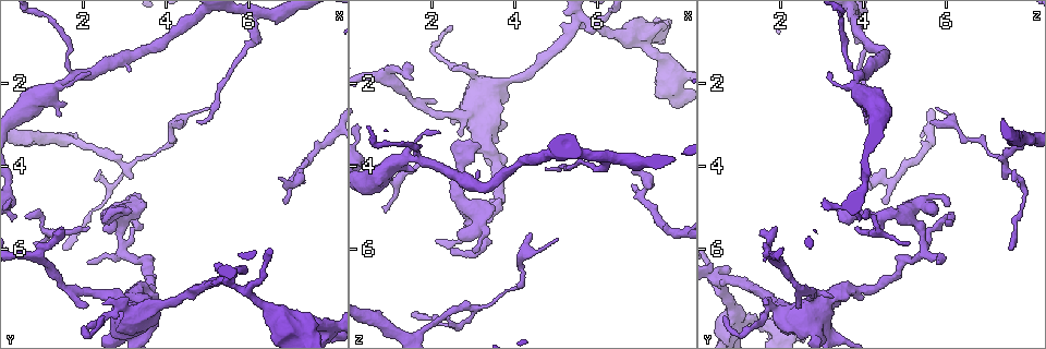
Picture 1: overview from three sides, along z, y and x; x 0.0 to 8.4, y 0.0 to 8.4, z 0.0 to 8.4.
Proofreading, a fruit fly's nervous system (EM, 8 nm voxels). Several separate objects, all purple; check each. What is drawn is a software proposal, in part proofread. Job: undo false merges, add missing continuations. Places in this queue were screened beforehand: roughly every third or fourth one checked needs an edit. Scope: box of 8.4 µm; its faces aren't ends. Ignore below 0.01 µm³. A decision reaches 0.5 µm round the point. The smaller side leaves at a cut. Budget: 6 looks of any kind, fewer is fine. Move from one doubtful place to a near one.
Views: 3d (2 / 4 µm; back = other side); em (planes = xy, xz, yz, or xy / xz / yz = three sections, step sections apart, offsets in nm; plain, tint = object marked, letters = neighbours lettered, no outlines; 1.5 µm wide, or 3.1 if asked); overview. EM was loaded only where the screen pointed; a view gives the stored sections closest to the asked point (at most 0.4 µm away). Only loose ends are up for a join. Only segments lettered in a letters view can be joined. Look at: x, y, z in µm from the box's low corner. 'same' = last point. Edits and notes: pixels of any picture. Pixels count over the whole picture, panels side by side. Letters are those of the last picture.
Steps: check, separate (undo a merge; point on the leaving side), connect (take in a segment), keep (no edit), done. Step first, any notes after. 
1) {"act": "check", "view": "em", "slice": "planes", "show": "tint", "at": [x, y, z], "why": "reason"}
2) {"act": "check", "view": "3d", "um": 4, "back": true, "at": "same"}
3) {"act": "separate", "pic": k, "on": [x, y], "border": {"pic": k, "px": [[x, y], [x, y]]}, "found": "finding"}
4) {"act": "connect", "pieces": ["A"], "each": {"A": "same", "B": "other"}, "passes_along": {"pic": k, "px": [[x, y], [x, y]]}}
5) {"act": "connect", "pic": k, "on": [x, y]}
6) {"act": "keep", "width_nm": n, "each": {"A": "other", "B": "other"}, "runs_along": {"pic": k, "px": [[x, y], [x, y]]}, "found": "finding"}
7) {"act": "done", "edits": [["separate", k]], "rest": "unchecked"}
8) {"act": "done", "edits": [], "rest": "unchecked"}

{"act": "check", "view": "em", "slice": "planes", "show": "letters", "at": [0.95, 5.95, 5.05], "why": "thin end"}

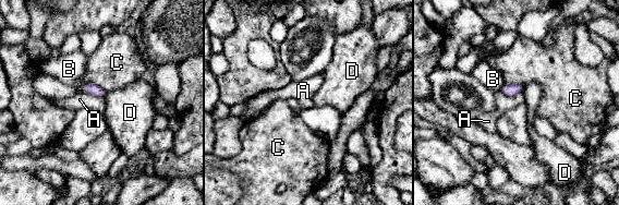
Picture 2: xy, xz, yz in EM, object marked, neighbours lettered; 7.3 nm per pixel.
{"act": "keep", "width_nm": 90, "each": {"A": "other", "B": "other", "C": "other", "D": "other"}, "border": {"pic": 2, "px": [[81, 89], [104, 97]]}, "found": "no lettered segment goes on from it"}

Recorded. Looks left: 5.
{"act": "check", "view": "em", "slice": "yz", "step": 8, "show": "tint", "at": [1.80, 1.80, 3.90], "why": "small branch off a trunk"}

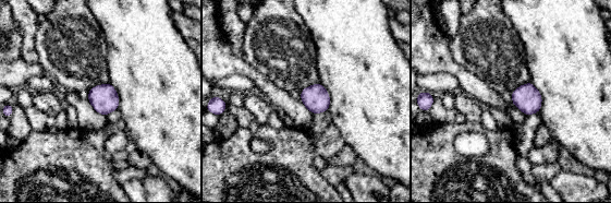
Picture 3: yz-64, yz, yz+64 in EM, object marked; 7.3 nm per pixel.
{"act": "check", "view": "em", "slice": "yz", "step": 8, "show": "letters", "at": "same"}

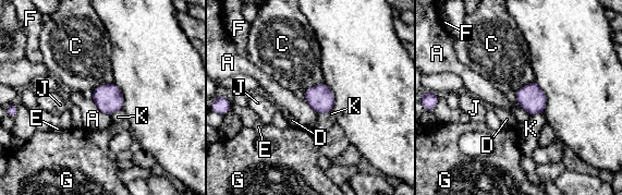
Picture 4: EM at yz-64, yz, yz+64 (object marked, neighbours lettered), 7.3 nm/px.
{"act": "keep", "longest_contact_nm": ["A", 190], "each": {"A": "other", "C": "other", "D": "other", "E": "other", "F": "other", "G": "other", "J": "other", "K": "other"}, "border": {"pic": 4, "px": [[331, 110], [318, 114]]}, "found": "one neuron here"}

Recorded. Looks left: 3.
{"act": "check", "view": "em", "slice": "planes", "show": "tint", "at": [3.30, 5.25, 5.90], "why": "abrupt turn"}

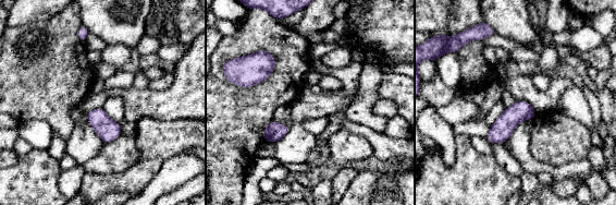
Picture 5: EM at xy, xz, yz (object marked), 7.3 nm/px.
{"act": "check", "view": "em", "slice": "planes", "show": "letters", "at": "same", "why": "see the neighbours"}

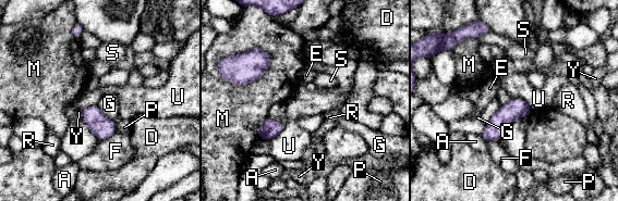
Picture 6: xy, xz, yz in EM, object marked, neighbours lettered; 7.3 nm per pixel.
{"act": "keep", "each": {"A": "other", "D": "other", "E": "other", "F": "other", "G": "other", "M": "other", "P": "other", "R": "other", "S": "other", "U": "other", "Y": "other"}, "border": {"pic": 6, "px": [[511, 98], [521, 98], [532, 109]]}, "found": "one neuron here"}

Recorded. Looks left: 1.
{"act": "done", "edits": [], "rest": "unchecked"}

